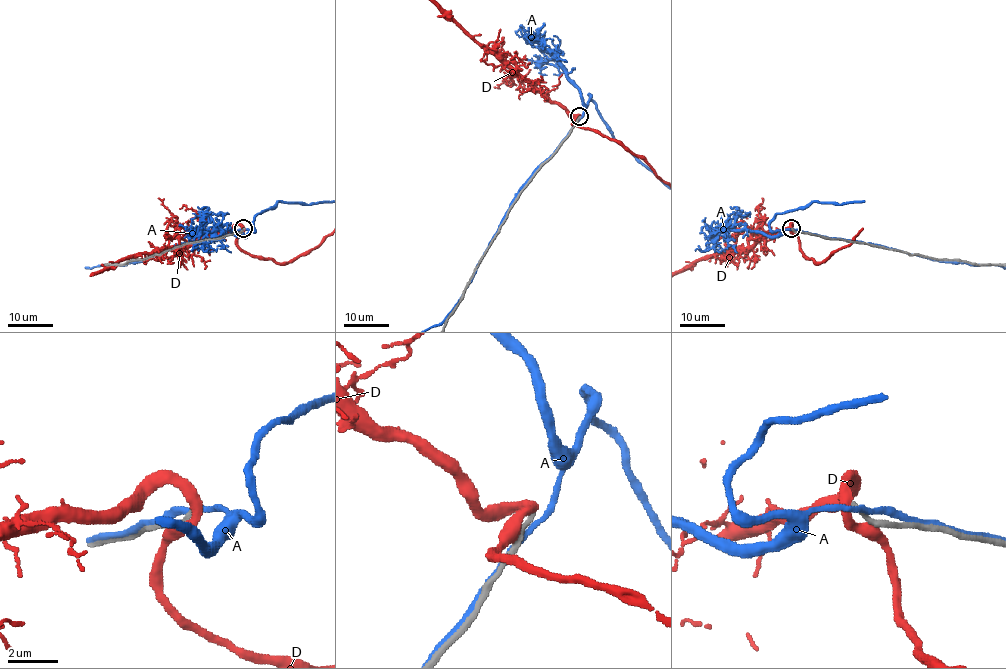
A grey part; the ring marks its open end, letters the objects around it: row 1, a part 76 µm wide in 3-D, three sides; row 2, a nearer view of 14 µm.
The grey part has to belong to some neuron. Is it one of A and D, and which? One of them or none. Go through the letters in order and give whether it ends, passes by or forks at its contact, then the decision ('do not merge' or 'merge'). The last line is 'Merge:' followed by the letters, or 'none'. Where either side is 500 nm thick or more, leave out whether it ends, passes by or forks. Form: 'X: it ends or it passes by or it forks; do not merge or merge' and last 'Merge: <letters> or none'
A: it passes by; do not merge
D: it passes by; merge
Merge: D

